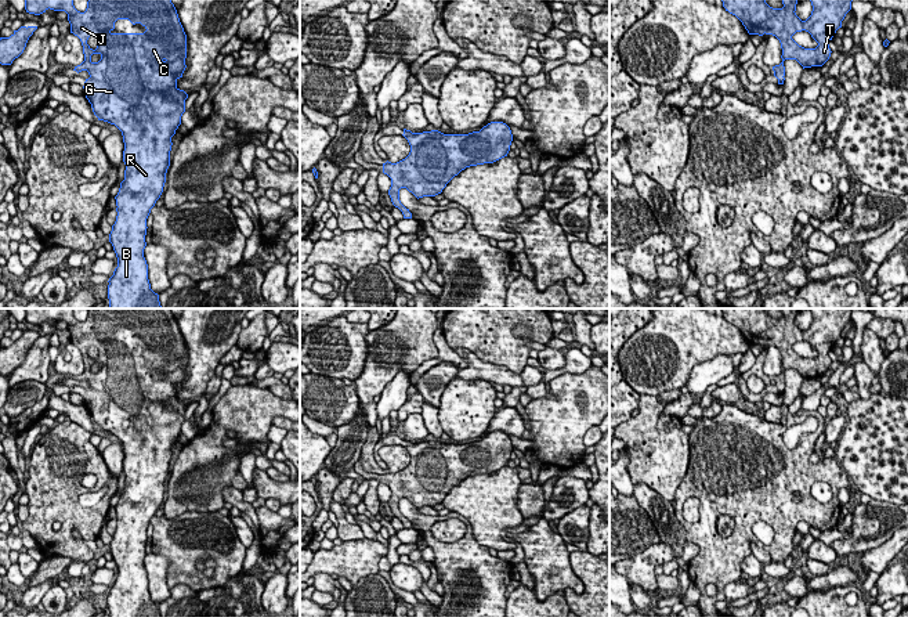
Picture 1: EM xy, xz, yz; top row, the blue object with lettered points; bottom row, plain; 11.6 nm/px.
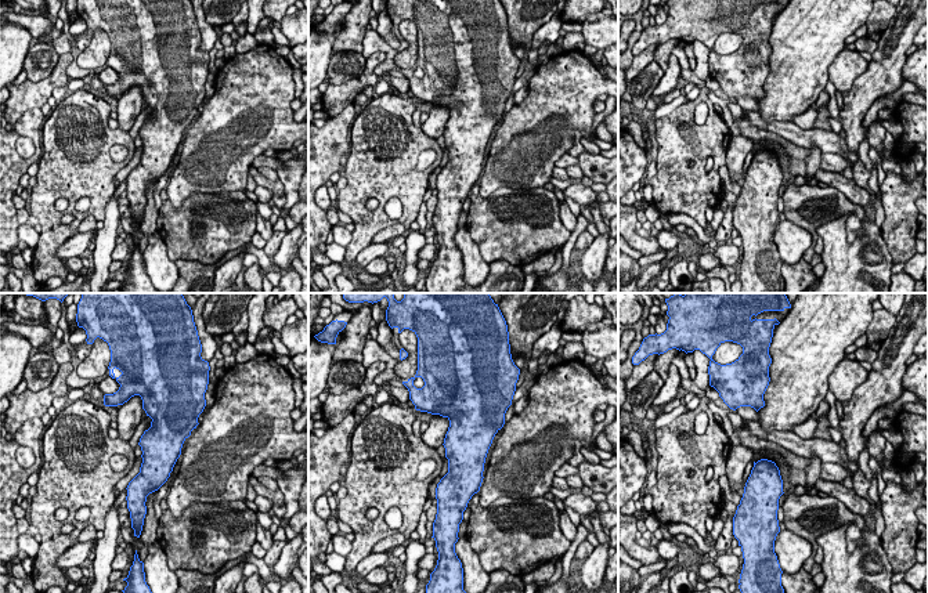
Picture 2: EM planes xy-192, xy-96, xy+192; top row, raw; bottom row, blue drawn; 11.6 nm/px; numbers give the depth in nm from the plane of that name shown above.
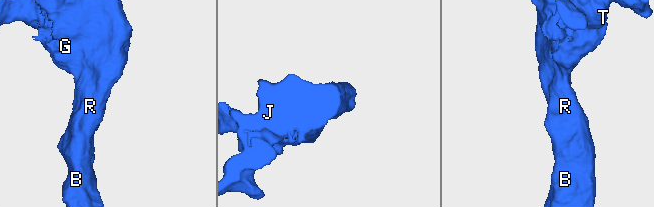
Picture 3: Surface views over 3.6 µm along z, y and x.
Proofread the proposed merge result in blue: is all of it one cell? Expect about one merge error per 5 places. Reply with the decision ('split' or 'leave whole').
leave whole

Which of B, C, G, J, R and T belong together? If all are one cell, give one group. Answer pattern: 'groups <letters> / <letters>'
groups B C G J R T

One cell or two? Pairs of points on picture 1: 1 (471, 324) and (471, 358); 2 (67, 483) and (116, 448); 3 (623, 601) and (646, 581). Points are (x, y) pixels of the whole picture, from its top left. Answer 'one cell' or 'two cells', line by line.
1: two cells
2: two cells
3: two cells

